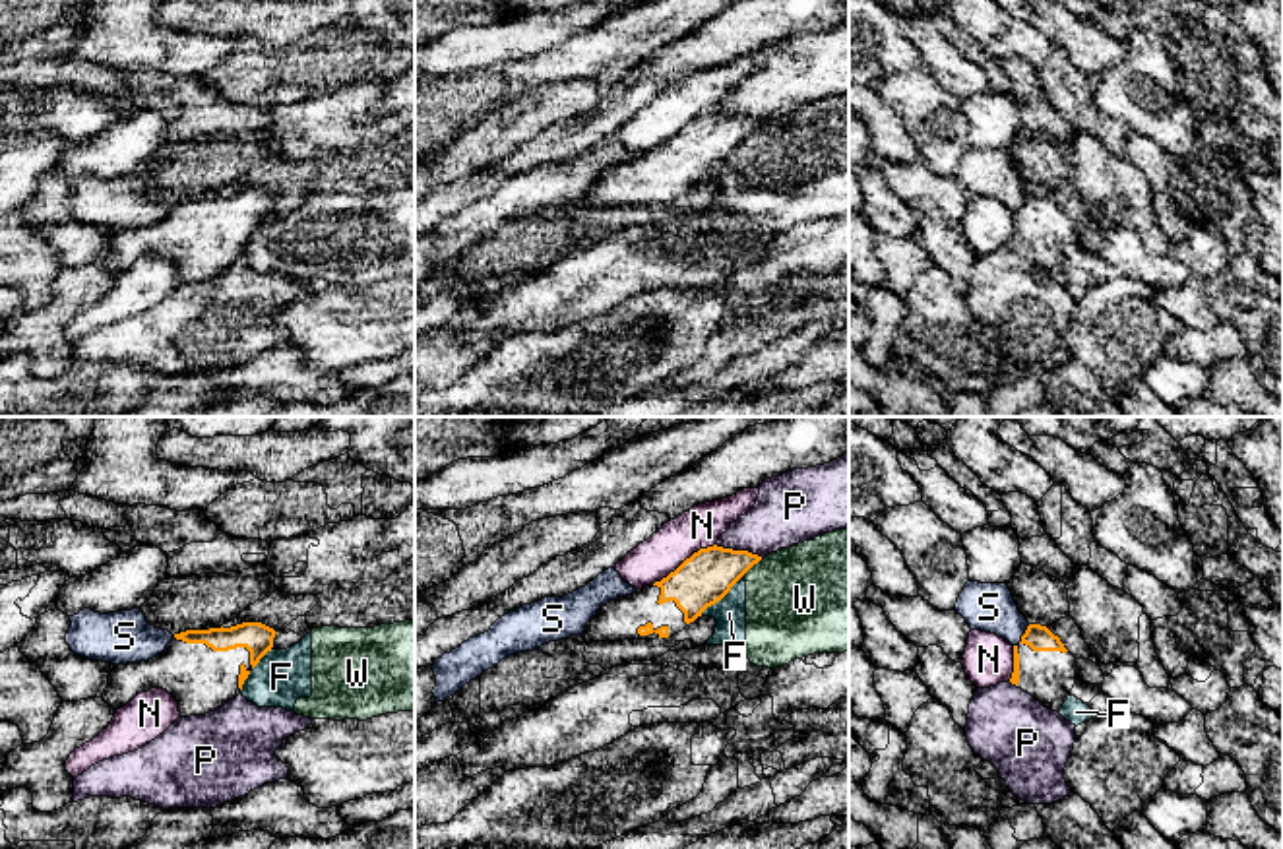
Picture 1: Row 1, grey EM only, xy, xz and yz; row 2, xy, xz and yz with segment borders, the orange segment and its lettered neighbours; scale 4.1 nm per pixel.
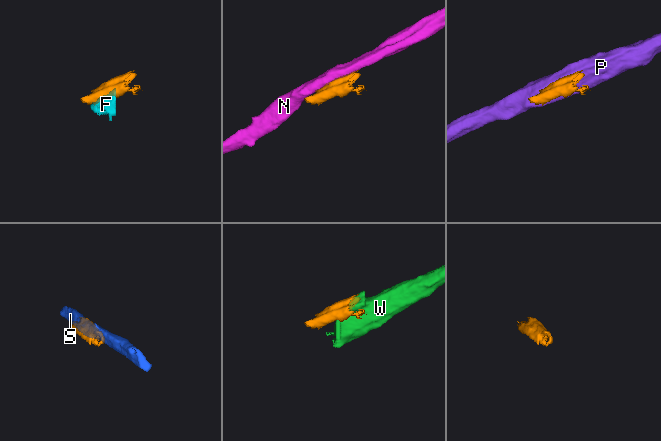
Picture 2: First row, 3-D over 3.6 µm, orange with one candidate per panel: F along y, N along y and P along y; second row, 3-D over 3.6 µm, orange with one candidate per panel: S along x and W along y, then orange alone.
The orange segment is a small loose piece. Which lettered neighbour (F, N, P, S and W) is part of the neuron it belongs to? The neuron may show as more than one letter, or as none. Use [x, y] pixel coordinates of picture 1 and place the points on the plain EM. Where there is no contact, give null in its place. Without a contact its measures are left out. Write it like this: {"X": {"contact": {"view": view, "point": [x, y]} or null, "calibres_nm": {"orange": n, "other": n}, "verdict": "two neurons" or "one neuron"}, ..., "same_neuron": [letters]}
{"F": {"contact": {"view": "xz", "point": [719, 165]}, "calibres_nm": {"orange": 220, "other": 130}, "verdict": "two neurons"}, "N": {"contact": {"view": "xz", "point": [687, 125]}, "calibres_nm": {"orange": 220, "other": 170}, "verdict": "two neurons"}, "P": {"contact": {"view": "xz", "point": [739, 117]}, "calibres_nm": {"orange": 220, "other": 260}, "verdict": "two neurons"}, "S": {"contact": {"view": "yz", "point": [1022, 202]}, "calibres_nm": {"orange": 110, "other": 200}, "verdict": "two neurons"}, "W": {"contact": {"view": "xz", "point": [751, 132]}, "calibres_nm": {"orange": 220, "other": 440}, "verdict": "two neurons"}, "same_neuron": []}

